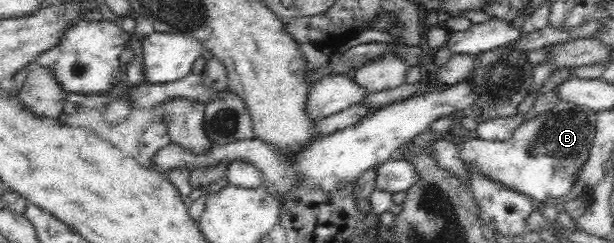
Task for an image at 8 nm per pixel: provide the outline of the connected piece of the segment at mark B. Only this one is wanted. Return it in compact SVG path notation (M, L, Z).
M558 102L553 110L524 121L510 140L490 142L472 138L458 144L463 164L479 168L485 176L529 196L535 203L551 203L574 186L578 170L586 162L597 127L597 113L576 104Z

